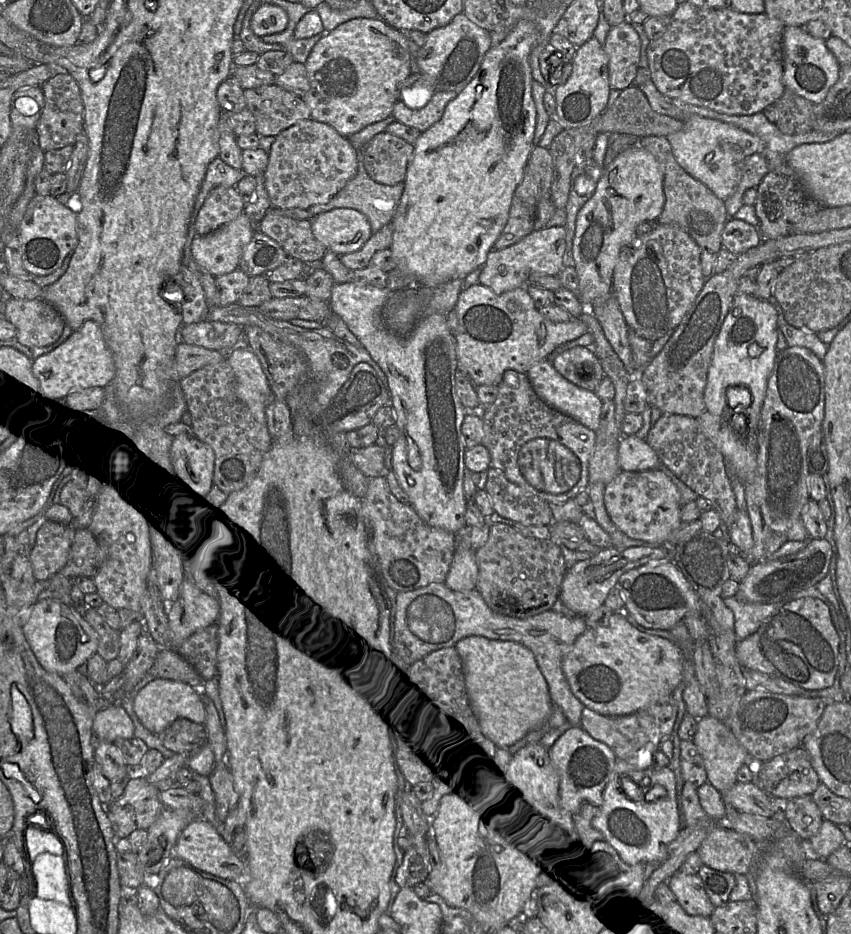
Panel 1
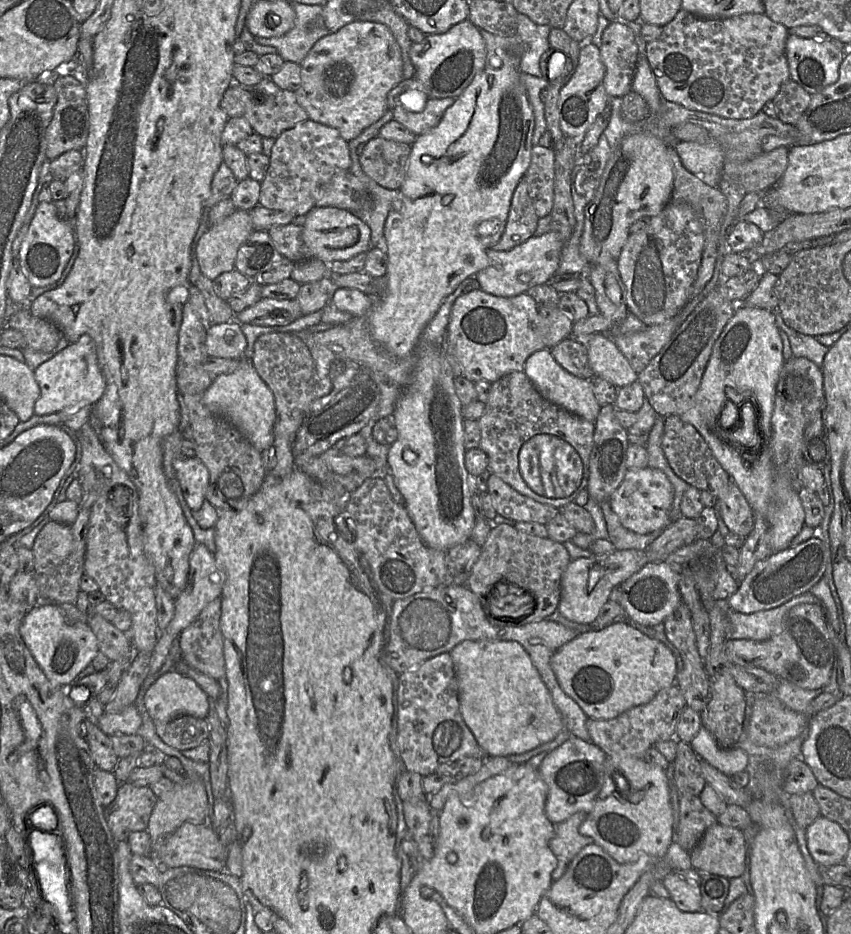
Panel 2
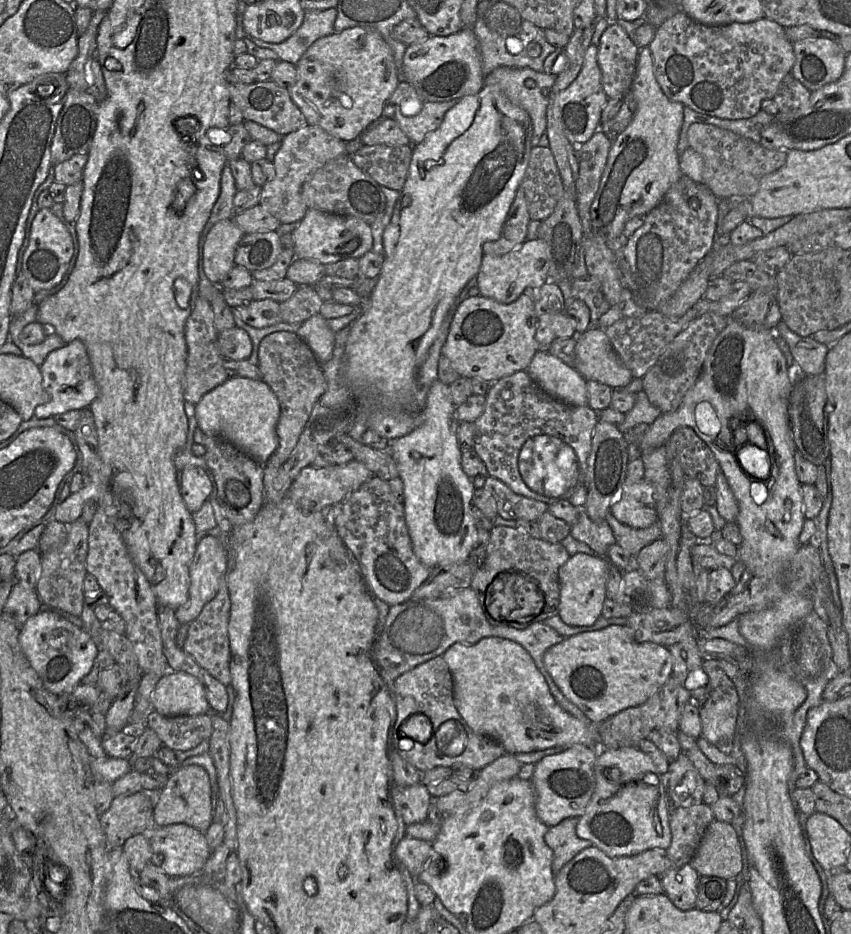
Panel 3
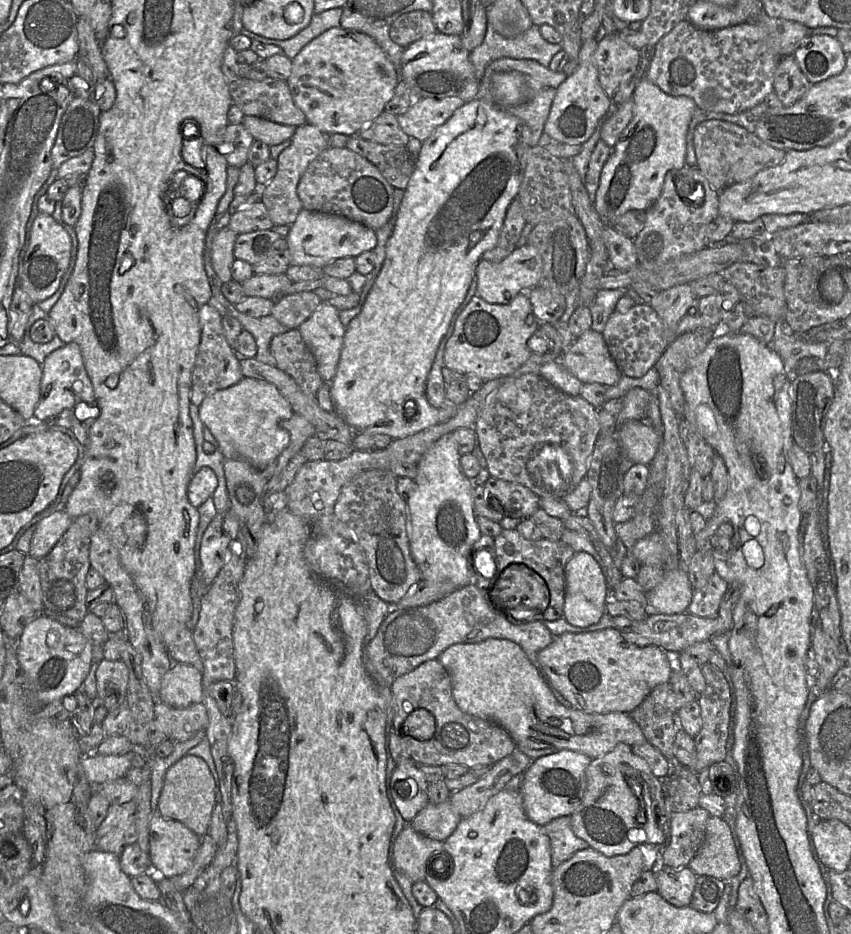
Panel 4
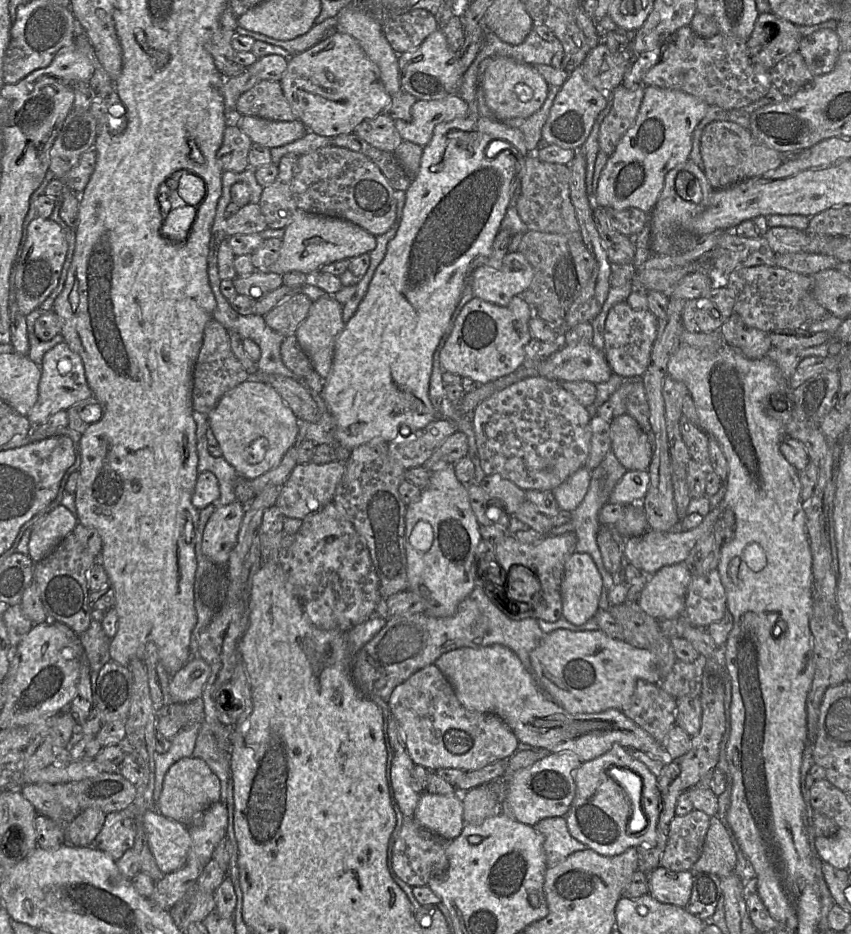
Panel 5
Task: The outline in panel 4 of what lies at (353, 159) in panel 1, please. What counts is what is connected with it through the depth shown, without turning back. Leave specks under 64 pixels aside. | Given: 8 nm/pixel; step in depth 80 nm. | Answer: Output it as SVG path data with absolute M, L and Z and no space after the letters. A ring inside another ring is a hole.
M306 122L296 128L290 145L279 154L276 175L265 186L261 186L261 202L274 225L292 225L303 209L297 194L298 183L309 164L328 148L328 135Z

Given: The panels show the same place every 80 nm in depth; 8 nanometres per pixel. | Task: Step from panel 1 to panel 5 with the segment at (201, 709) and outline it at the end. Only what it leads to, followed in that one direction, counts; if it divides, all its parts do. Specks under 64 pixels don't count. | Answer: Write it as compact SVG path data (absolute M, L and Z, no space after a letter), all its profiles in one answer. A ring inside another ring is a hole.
M192 657L179 671L171 676L169 694L173 703L199 700L211 674L211 667L201 657Z

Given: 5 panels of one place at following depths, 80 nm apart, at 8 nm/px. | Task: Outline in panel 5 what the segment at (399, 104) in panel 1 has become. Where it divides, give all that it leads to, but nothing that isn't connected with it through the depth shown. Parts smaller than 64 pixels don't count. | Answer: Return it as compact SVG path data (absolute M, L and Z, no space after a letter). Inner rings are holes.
M452 94L437 100L417 100L411 107L411 121L396 120L395 127L403 141L424 148L437 125L467 116L468 104L457 94Z

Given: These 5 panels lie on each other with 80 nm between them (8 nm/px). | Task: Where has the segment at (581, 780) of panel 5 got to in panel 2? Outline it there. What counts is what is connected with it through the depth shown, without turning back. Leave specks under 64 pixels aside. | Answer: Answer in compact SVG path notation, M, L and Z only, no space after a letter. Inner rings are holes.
M607 756L604 764L604 779L592 811L579 827L579 833L594 839L617 863L627 864L642 855L663 859L674 842L673 814L670 804L669 784L666 771L644 758L632 756ZM614 774L622 774L628 782L626 790L619 790Z

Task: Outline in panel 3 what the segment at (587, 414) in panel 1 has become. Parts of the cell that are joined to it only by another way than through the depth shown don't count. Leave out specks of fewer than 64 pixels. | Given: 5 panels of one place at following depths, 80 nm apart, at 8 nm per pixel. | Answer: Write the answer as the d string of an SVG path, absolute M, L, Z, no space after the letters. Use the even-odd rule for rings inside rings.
M537 351L527 372L552 397L570 405L588 405L587 379L548 351Z

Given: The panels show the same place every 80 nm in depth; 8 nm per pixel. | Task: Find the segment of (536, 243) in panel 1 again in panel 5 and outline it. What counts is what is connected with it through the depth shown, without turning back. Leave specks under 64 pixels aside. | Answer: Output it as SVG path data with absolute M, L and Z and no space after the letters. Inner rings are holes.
M508 252L498 270L489 269L482 263L470 274L473 296L499 306L508 305L514 296L522 294L529 287L532 278L533 268L520 252Z

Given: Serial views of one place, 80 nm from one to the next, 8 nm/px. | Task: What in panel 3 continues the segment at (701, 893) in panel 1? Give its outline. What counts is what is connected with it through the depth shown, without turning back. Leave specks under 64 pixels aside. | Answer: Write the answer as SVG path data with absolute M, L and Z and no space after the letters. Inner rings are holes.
M686 864L680 868L672 868L660 876L664 894L675 907L682 911L696 908L698 881L700 875Z

